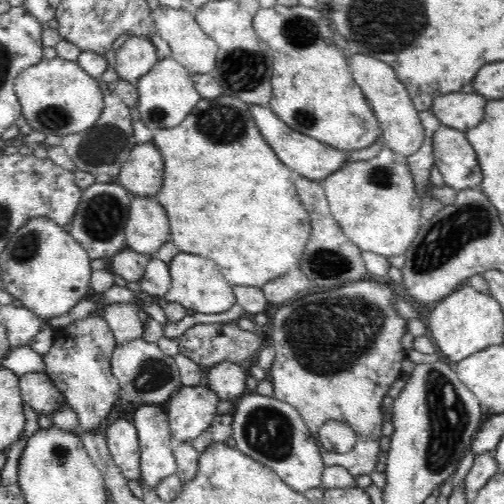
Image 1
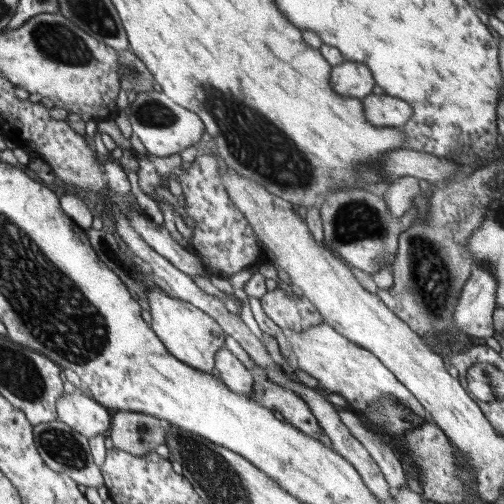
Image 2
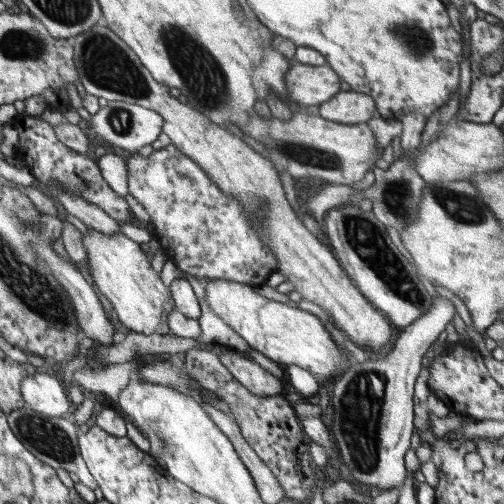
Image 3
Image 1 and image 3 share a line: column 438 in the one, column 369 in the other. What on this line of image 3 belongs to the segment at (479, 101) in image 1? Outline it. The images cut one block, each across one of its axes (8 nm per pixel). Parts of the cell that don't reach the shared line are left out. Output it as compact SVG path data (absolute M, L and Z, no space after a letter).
M339 92L331 100L315 106L315 114L335 124L365 124L379 116L373 98L355 92Z

